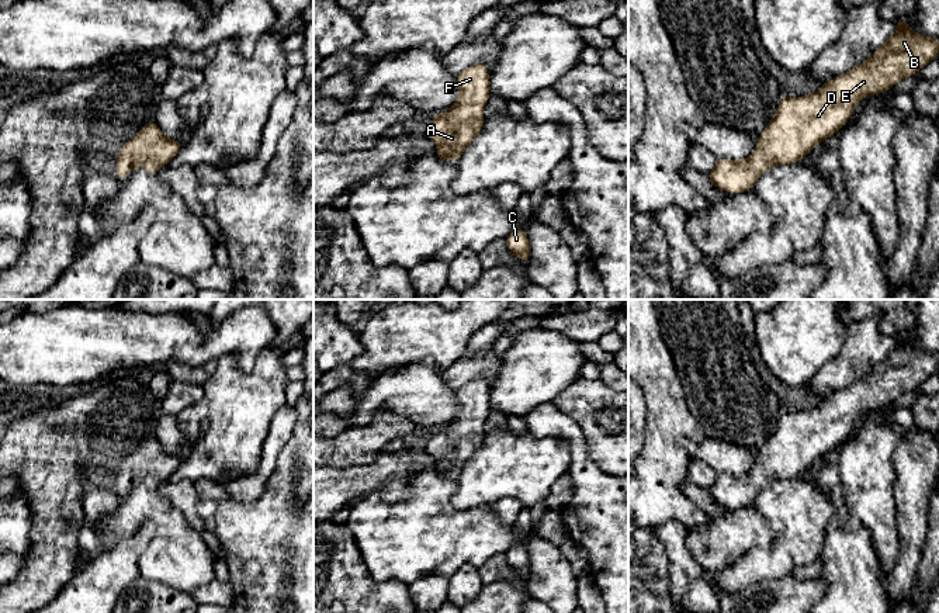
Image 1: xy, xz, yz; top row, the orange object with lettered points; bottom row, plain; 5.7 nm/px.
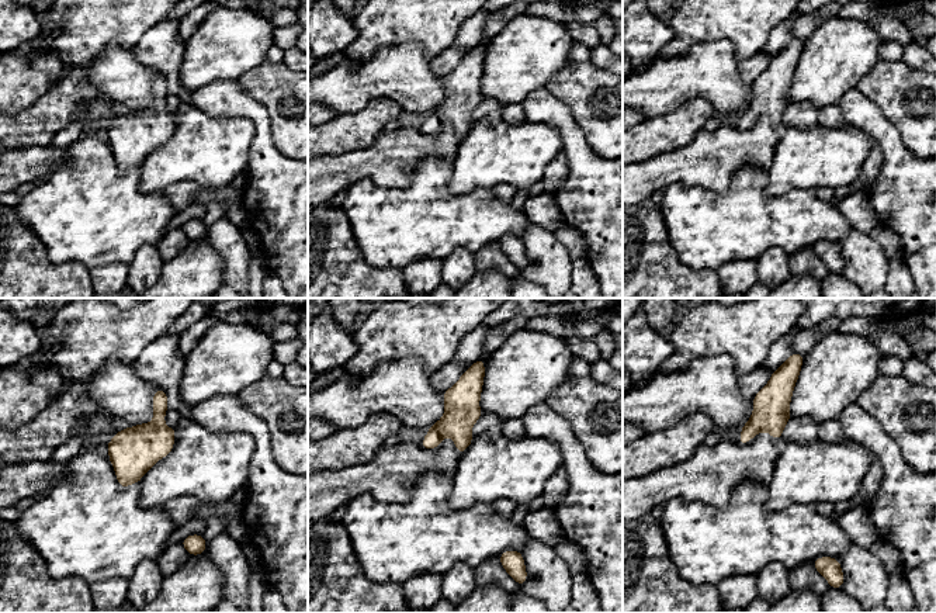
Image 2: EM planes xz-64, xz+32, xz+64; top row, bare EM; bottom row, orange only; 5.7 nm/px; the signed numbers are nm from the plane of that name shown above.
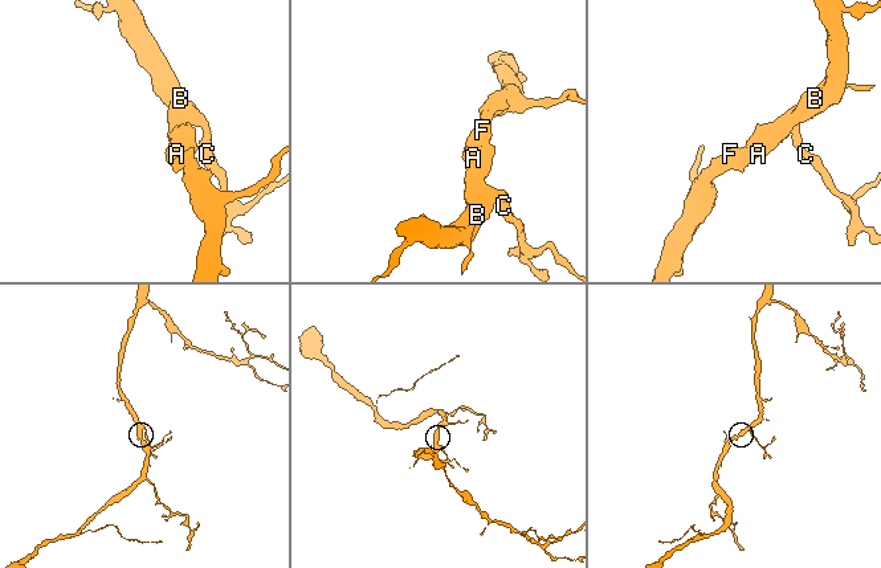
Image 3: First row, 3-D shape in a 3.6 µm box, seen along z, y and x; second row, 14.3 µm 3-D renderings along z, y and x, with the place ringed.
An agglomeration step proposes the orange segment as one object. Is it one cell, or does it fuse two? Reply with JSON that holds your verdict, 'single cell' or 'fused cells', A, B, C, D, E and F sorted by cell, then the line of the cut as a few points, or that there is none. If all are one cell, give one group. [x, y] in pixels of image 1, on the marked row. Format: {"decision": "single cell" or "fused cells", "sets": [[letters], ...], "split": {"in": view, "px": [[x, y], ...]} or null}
{"decision": "single cell", "sets": [["A", "B", "C", "D", "E", "F"]], "split": null}

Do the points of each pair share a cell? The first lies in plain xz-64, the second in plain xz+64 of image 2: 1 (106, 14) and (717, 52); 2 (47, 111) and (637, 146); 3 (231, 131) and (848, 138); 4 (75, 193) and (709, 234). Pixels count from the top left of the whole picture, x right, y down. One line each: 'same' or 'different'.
1: different
2: same
3: same
4: same

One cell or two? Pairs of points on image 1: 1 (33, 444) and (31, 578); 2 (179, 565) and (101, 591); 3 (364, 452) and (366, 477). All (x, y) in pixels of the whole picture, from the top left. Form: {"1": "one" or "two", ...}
{"1": "one", "2": "two", "3": "two"}

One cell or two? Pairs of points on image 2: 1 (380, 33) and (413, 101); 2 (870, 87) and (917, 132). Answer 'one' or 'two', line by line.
1: two
2: one

